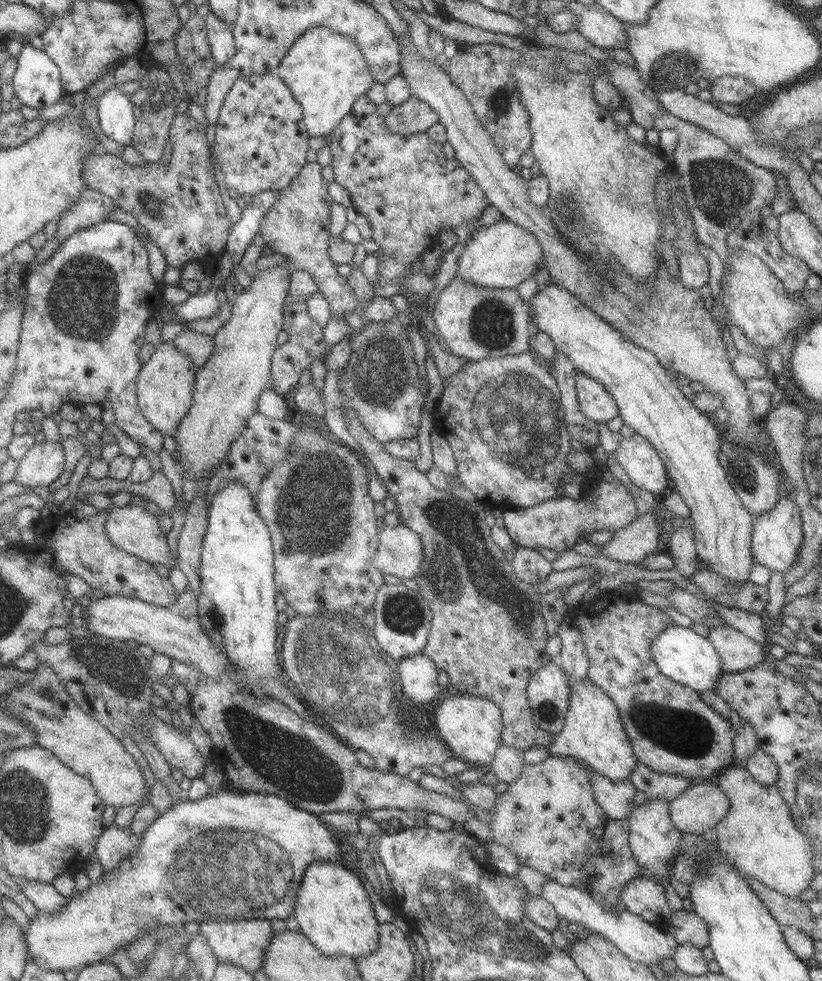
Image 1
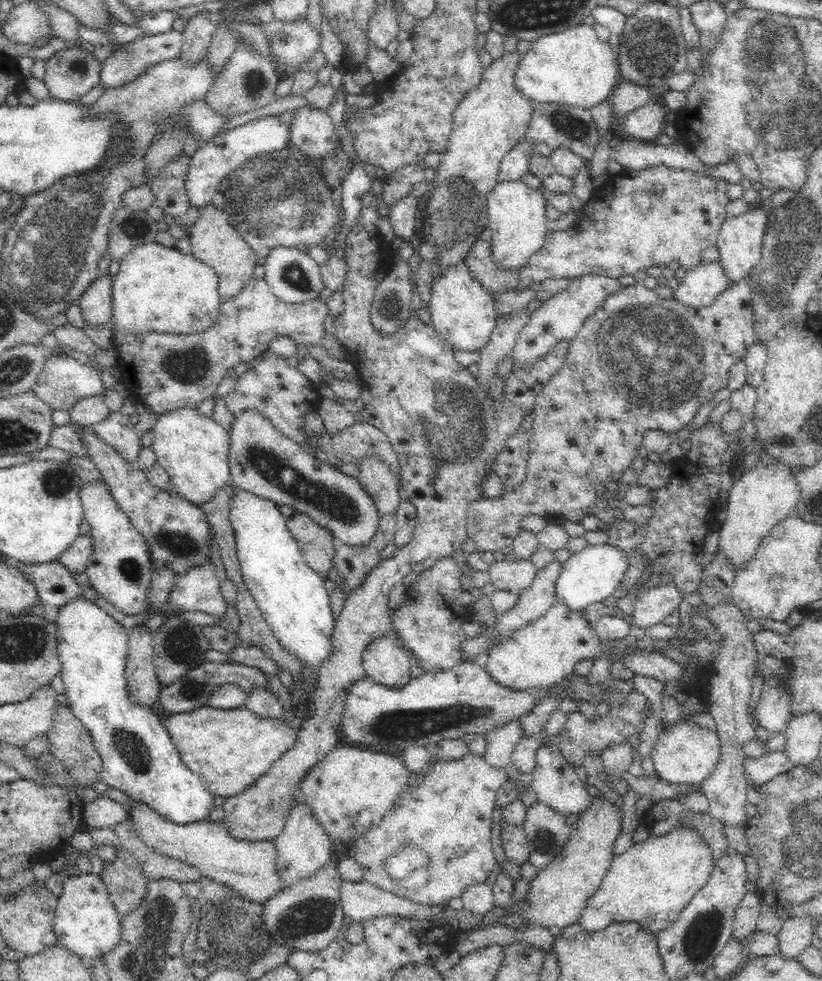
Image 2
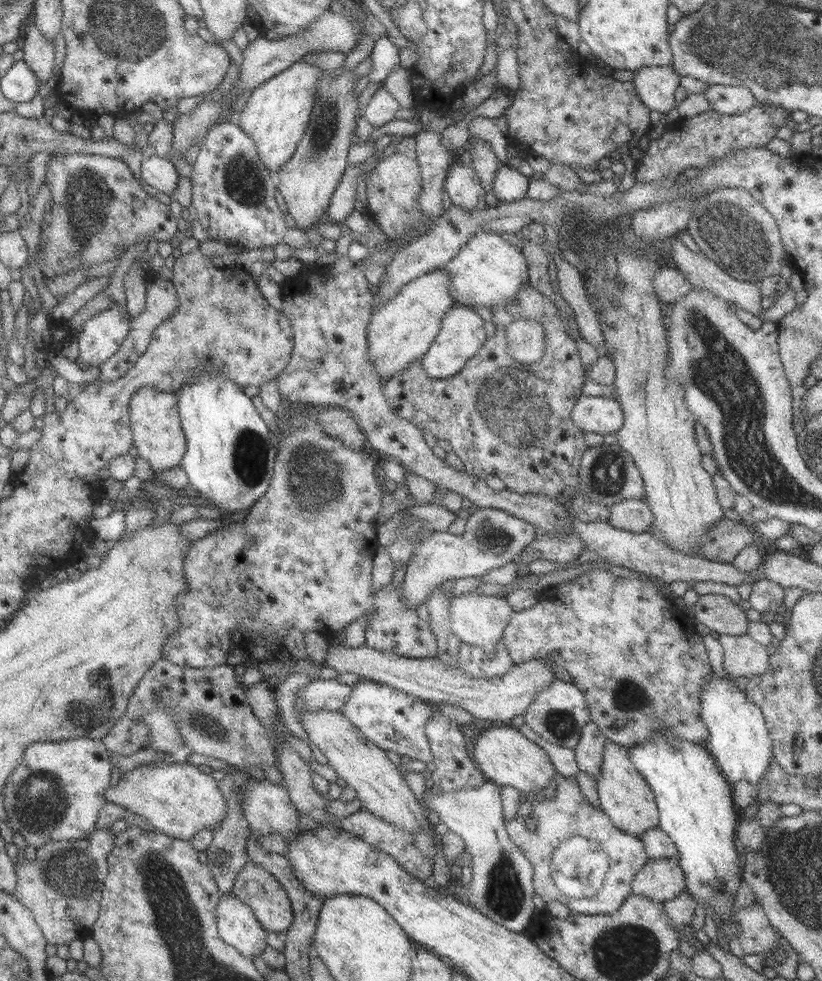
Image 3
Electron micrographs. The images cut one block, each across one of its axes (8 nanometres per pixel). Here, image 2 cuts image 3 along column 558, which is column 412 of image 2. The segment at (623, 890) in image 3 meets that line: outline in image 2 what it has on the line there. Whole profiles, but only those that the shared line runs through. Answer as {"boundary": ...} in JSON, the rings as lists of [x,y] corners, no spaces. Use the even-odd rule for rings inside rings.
{"boundary":[[[468,753],[453,761],[435,761],[431,772],[424,776],[420,784],[416,785],[413,777],[410,778],[410,782],[396,797],[384,818],[362,836],[358,836],[352,844],[351,856],[363,868],[363,879],[382,890],[393,892],[396,896],[428,906],[448,904],[452,898],[461,897],[466,887],[485,882],[488,873],[494,870],[497,863],[490,843],[496,791],[506,782],[507,777],[505,769],[492,768],[483,755]],[[404,845],[414,845],[428,855],[429,878],[420,888],[402,888],[386,872],[389,856],[397,853]]]}

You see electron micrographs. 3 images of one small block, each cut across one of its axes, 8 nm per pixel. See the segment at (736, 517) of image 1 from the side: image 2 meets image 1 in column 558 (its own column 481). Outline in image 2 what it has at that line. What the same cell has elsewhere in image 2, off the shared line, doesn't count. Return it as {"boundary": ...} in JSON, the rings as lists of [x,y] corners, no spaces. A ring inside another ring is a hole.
{"boundary":[[[463,260],[449,265],[432,280],[429,300],[431,324],[435,331],[454,349],[466,352],[481,351],[497,325],[494,298],[477,280],[470,275]]]}

